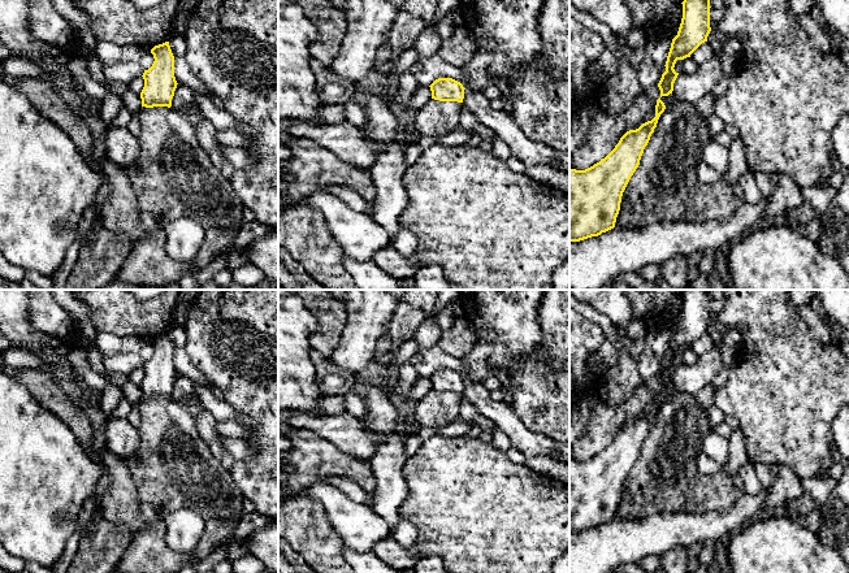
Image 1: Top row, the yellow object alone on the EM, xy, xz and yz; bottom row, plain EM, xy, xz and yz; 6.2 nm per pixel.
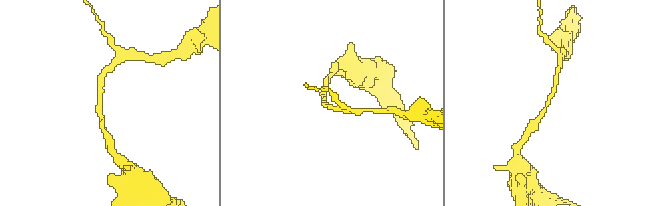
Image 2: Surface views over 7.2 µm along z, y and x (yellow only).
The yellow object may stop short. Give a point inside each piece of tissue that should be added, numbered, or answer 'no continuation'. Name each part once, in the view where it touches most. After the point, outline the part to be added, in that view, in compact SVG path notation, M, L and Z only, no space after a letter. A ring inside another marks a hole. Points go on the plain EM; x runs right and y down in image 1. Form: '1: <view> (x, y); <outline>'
no continuation

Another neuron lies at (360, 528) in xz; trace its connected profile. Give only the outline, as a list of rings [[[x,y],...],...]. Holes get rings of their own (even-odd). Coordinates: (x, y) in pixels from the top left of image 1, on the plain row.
[[[325,479],[312,483],[304,496],[321,504],[334,531],[351,550],[373,551],[380,541],[391,537],[387,522],[373,511],[372,505],[354,502],[343,490]]]

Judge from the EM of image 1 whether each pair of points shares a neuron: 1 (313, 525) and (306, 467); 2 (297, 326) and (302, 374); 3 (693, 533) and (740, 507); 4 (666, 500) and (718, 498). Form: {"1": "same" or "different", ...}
{"1": "different", "2": "same", "3": "same", "4": "same"}

